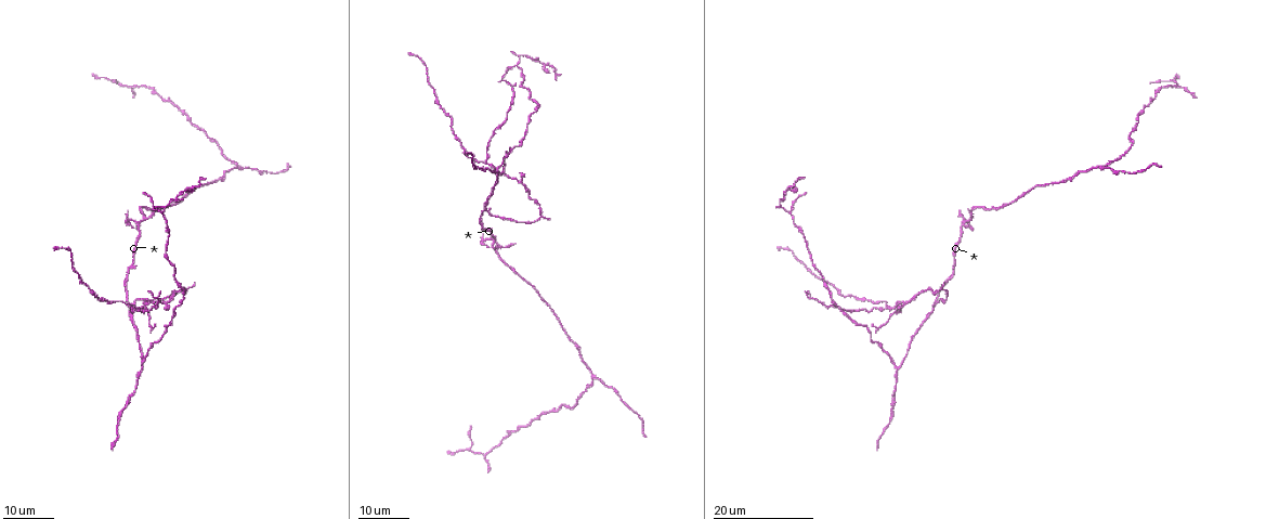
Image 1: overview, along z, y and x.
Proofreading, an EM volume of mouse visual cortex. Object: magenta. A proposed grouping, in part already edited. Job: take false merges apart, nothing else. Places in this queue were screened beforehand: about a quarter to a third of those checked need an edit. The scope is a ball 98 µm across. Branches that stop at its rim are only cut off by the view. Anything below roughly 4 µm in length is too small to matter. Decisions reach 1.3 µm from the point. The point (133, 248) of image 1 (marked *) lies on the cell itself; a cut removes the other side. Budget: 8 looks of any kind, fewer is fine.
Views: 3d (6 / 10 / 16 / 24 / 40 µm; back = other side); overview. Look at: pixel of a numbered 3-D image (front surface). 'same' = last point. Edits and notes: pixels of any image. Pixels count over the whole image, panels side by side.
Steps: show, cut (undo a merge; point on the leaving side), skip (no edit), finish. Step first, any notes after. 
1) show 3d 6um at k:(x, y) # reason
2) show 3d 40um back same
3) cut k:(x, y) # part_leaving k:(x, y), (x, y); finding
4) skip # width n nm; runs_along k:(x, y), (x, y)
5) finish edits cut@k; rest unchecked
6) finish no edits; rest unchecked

show 3d 24um at 1:(961, 222) # four-way junction

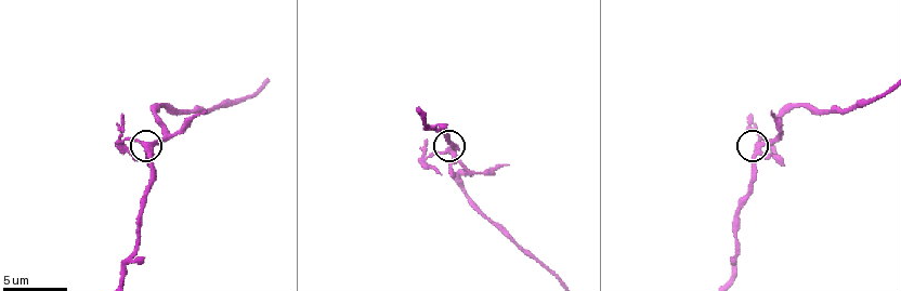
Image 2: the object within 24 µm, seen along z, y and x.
show 3d 10um at 2:(450, 153)

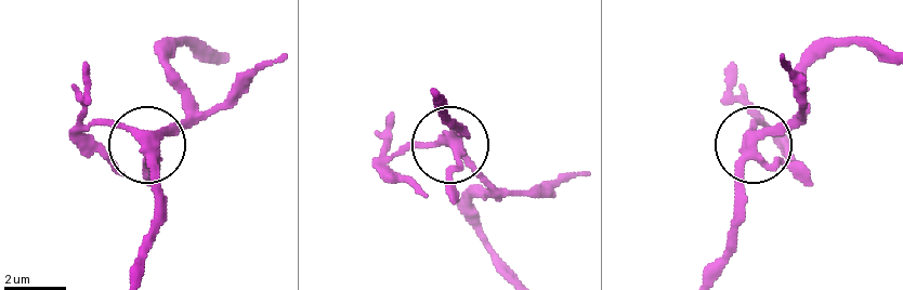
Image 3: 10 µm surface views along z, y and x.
skip # runs_along 3:(434, 99), (459, 124), (457, 141), (444, 148), (384, 148); continuous, no second cell

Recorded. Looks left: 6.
show 3d 24um at 1:(897, 367) # three-way junction

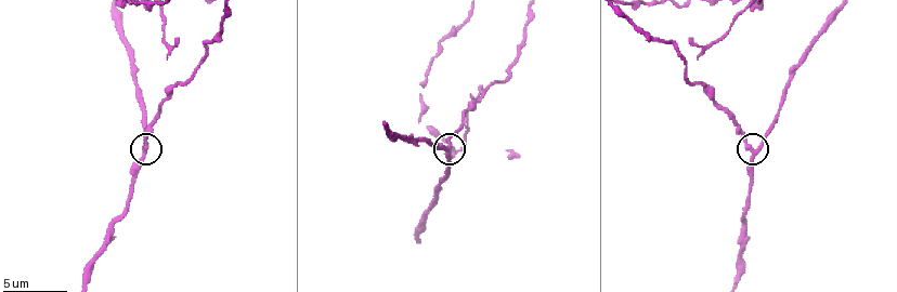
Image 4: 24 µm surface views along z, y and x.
show 3d 6um at 4:(143, 153)

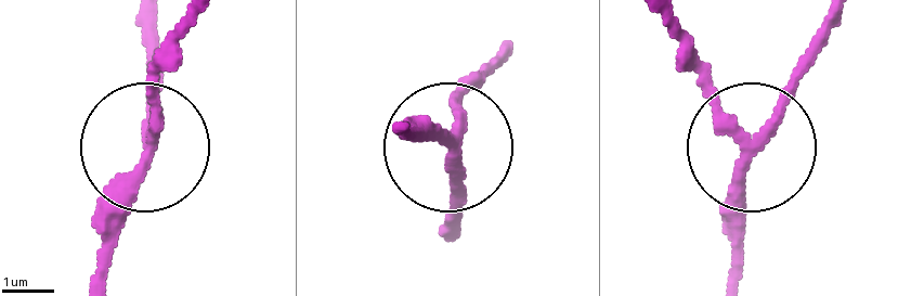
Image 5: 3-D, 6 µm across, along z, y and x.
skip # arms 3; runs_along 5:(450, 235), (450, 141), (411, 141); all the same cell

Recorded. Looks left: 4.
show 3d 24um at 1:(935, 306) # three arms meet

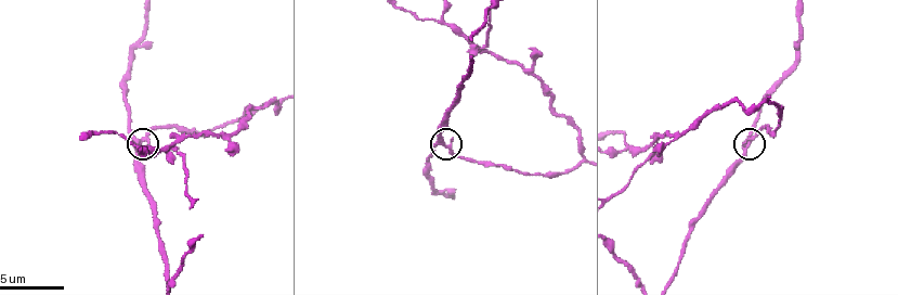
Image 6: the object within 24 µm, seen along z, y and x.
show 3d 6um at 6:(142, 138)

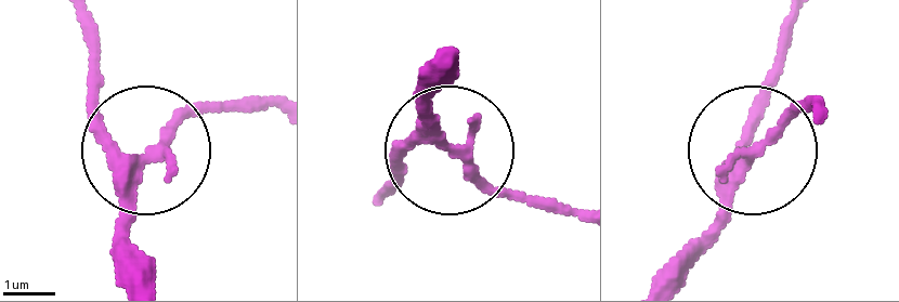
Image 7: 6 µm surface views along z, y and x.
skip # arms 3; runs_along 7:(793, 23), (746, 152), (806, 104); one cell here

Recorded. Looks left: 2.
show 3d 24um at 1:(239, 170) # a fork

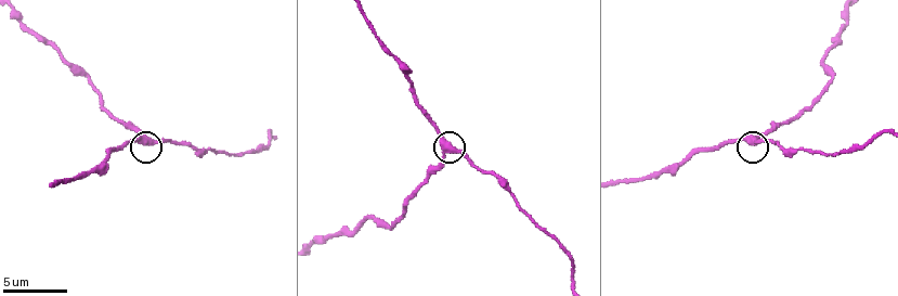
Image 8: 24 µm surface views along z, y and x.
show 3d 10um at 8:(447, 148) # closer look

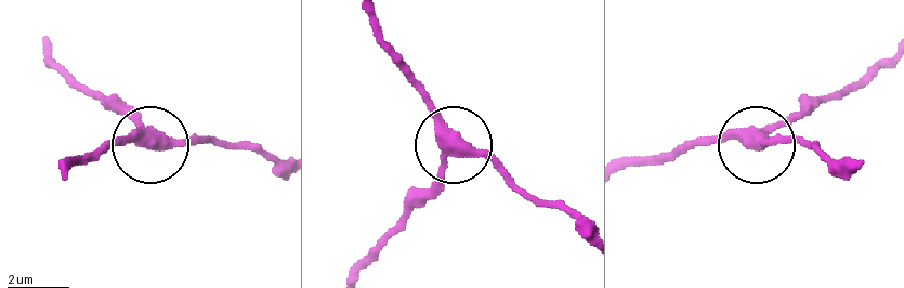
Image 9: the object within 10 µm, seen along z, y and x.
skip # runs_along 9:(67, 171), (101, 145), (136, 135), (217, 143); continuous, no second cell

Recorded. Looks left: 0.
finish no edits; rest unchecked

